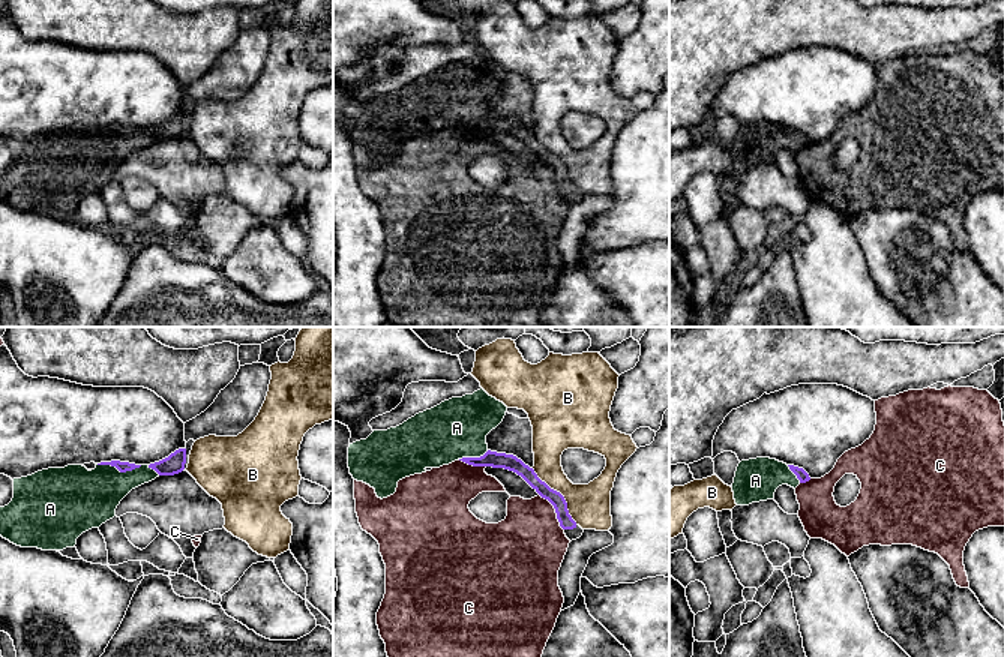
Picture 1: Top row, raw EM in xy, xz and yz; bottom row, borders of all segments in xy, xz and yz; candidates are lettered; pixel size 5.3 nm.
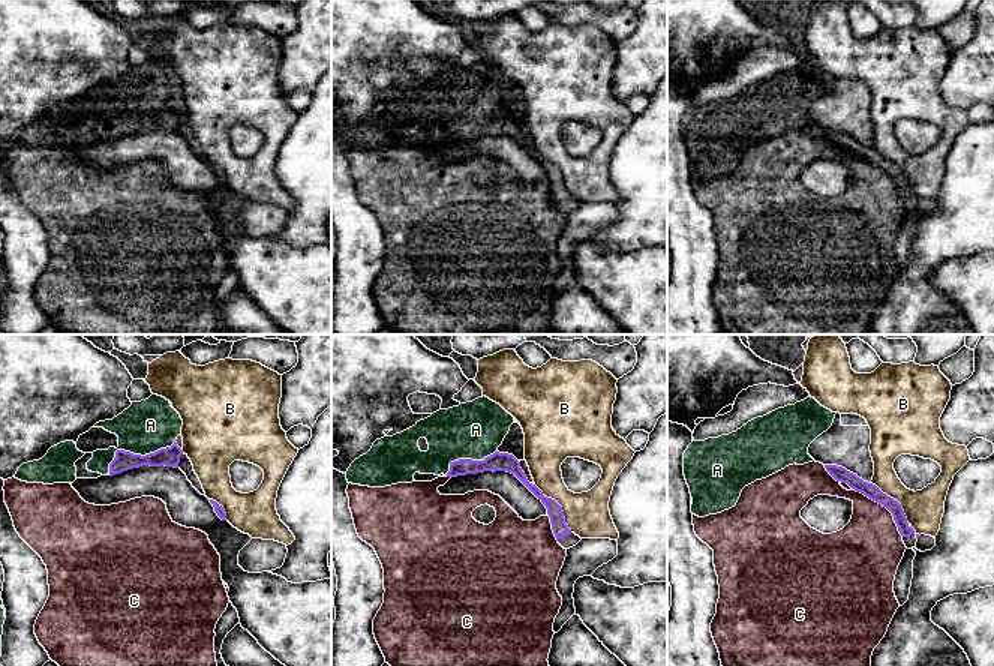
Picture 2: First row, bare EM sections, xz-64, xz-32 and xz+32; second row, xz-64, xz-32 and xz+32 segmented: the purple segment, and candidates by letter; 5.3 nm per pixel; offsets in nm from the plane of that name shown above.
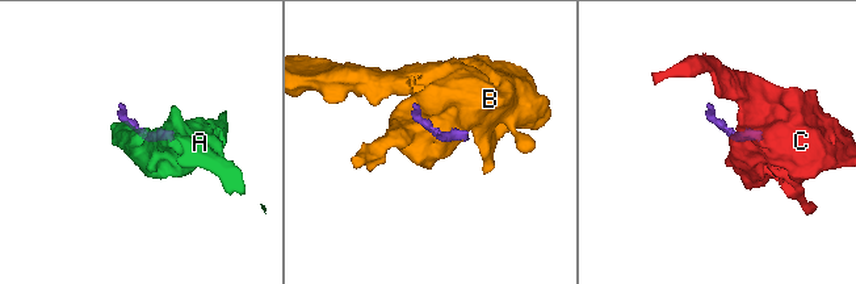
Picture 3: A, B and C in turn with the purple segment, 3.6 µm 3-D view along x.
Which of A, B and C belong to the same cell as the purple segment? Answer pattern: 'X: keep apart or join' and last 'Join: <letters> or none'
A: join
B: keep apart
C: keep apart
Join: A

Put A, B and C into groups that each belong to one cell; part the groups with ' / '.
A / B / C

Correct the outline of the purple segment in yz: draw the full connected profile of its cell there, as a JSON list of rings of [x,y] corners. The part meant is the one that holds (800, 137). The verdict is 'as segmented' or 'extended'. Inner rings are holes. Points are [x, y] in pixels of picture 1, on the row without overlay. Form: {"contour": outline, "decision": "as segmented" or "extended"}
{"contour": [[[776,123],[741,124],[732,147],[734,164],[737,170],[773,164],[779,150],[788,148],[795,153],[809,144],[810,141],[803,132]]], "decision": "extended"}

